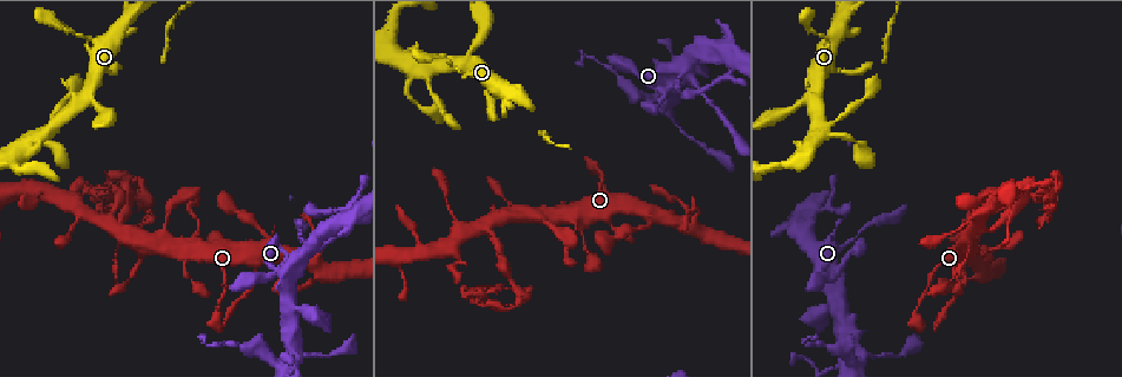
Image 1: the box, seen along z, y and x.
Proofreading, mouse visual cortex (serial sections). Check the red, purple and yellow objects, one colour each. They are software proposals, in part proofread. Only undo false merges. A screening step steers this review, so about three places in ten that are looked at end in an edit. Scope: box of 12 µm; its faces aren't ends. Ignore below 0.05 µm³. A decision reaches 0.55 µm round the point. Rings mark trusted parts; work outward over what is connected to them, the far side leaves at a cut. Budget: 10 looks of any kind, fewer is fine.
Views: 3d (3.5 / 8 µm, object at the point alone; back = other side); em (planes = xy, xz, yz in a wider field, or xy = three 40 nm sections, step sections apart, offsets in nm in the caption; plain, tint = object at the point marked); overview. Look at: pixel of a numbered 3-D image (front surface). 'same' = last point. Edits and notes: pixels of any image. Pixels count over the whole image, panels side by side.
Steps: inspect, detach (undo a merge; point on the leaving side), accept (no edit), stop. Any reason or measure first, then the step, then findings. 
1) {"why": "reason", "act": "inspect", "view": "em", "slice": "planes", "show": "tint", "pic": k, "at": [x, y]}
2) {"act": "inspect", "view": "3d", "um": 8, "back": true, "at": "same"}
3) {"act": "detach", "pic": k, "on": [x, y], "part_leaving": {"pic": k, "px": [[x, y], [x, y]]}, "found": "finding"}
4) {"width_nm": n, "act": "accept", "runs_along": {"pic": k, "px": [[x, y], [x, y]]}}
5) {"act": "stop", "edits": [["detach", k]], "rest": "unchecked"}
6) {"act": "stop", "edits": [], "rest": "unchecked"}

{"why": "sharp bend", "act": "inspect", "view": "3d", "um": 3.5, "pic": 1, "at": [818, 253]}

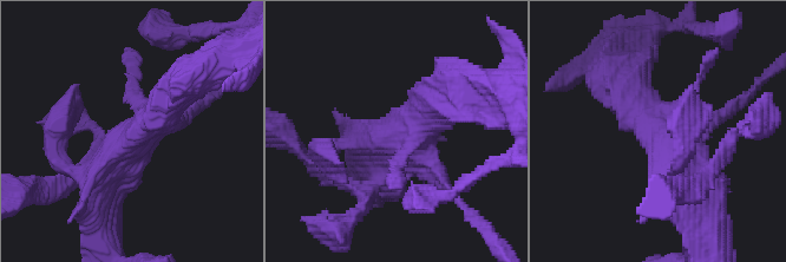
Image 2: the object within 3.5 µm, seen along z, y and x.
{"act": "inspect", "view": "em", "slice": "xy", "step": 5, "show": "tint", "pic": 2, "at": [135, 134]}

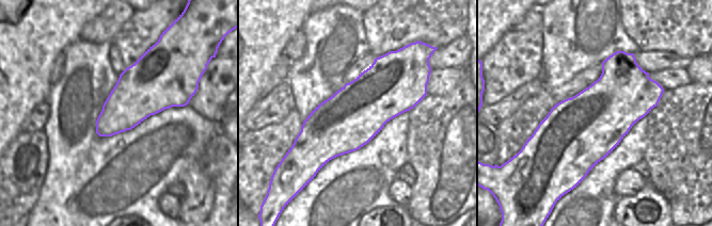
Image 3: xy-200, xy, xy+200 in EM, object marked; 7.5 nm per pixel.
{"act": "accept", "runs_along": {"pic": 2, "px": [[73, 171], [96, 171], [183, 84]]}, "found": "continuous, no second cell"}

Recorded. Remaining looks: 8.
{"act": "inspect", "view": "3d", "um": 8, "pic": 1, "at": [255, 270]}

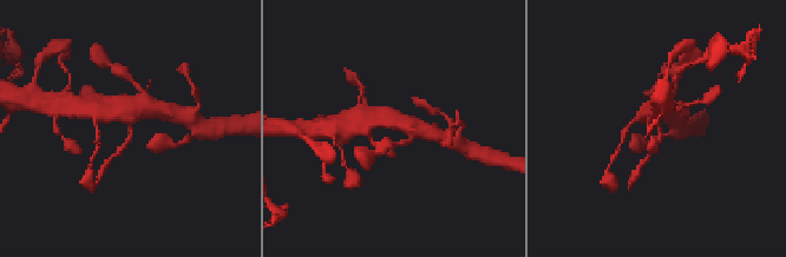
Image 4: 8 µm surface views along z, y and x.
{"act": "inspect", "view": "em", "slice": "xy", "step": 1, "show": "tint", "pic": 4, "at": [129, 124]}

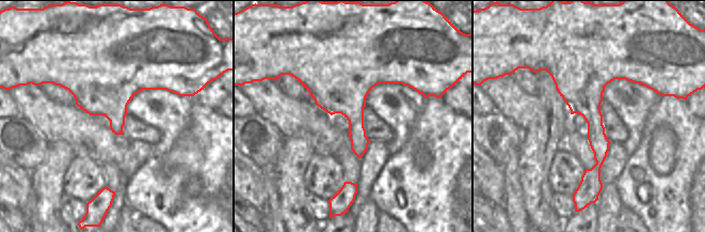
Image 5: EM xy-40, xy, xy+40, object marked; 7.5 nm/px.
{"act": "accept", "runs_along": {"pic": 5, "px": [[586, 49], [597, 190]]}, "found": "continuous, no second cell"}

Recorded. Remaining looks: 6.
{"why": "a narrow waist", "act": "inspect", "view": "3d", "um": 8, "back": true, "pic": 1, "at": [87, 88]}

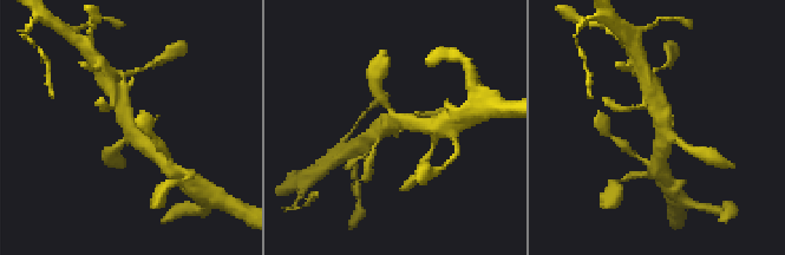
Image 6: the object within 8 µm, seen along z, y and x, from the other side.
{"why": "closer look", "act": "inspect", "view": "3d", "um": 3.5, "pic": 6, "at": [130, 126]}

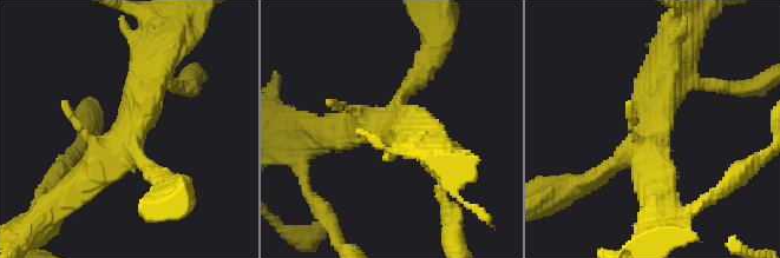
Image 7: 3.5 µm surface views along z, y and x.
{"why": "need the tissue", "act": "inspect", "view": "em", "slice": "xy", "step": 1, "show": "tint", "pic": 7, "at": [128, 129]}

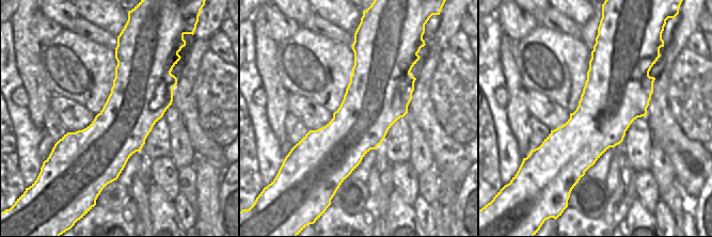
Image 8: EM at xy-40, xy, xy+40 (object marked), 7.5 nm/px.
{"act": "accept", "runs_along": {"pic": 7, "px": [[158, 61], [141, 116], [74, 187]]}, "found": "one cell here"}

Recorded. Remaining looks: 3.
{"why": "branch point", "act": "inspect", "view": "3d", "um": 8, "back": true, "pic": 1, "at": [46, 135]}

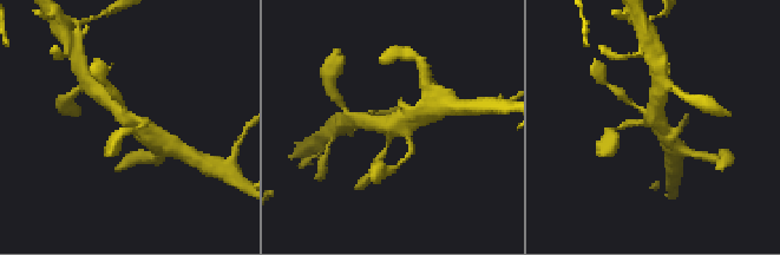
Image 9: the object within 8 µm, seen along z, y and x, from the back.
{"arms": 4, "arm_widths_nm": [150, 200, 400, 500], "act": "inspect", "view": "em", "slice": "xy", "step": 1, "show": "tint", "pic": 9, "at": [654, 121]}

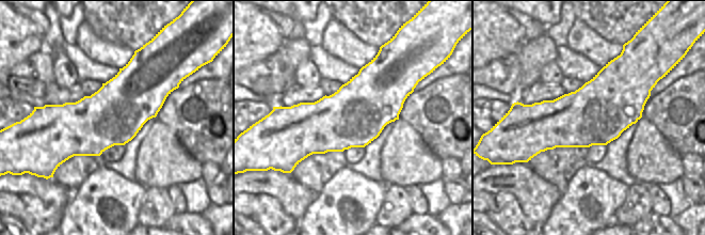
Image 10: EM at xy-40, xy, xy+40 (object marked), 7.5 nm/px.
{"act": "accept", "runs_along": {"pic": 9, "px": [[104, 97], [124, 118], [158, 137]]}, "found": "continuous, no second cell"}

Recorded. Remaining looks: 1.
{"act": "stop", "edits": [], "rest": "unchecked"}

